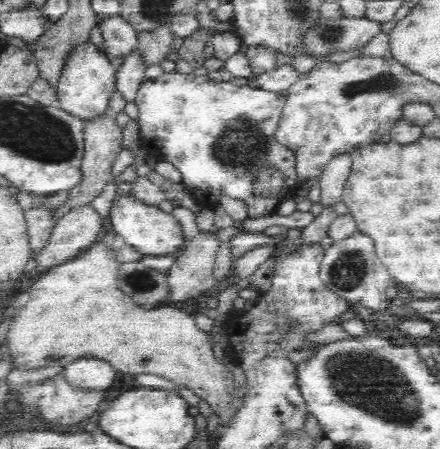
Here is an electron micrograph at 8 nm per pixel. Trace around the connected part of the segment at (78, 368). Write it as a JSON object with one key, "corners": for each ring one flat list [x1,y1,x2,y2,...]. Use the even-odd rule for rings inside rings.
{"corners":[[80,357,62,370,72,385,85,388,110,388,118,376,113,365,100,357]]}

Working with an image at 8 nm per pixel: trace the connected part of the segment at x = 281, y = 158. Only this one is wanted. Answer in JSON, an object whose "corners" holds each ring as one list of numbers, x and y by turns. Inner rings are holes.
{"corners":[[175,70,169,73,162,73,154,79,148,79,143,82,135,97,135,104,138,108,137,123,139,124,139,137,141,138,141,145,146,150,154,150,162,154,162,160,170,162,180,172,182,176,182,183,186,187,187,193,194,198,196,204,201,208,214,209,220,202,220,196,228,196,228,198,234,198,234,200,243,200,247,204,248,216,247,218,260,218,266,215,272,215,277,212,278,206,294,196,296,192,297,172,296,172,296,157,294,153,280,144,276,140,276,130,278,128,279,120,282,116,283,108,286,104,286,98,280,93,266,92,264,90,254,90,254,86,248,88,248,86,234,86,230,82,212,82,208,78,202,78,202,76,196,76,196,78,188,78,189,74,177,73],[262,166,271,166,271,168,277,168,282,173,282,186,279,188,280,193,272,193,269,195,254,195,252,193,252,186,254,186,254,176,256,172,262,168]]}

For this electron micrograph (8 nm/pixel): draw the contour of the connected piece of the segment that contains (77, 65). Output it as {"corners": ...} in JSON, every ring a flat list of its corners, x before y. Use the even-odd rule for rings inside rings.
{"corners":[[92,42,77,44,70,49,56,88,57,105,72,116,79,116,83,122,90,122,106,110,108,100,116,92,116,75,109,58]]}

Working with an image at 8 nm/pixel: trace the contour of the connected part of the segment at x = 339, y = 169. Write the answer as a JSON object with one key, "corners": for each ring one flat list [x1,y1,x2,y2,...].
{"corners":[[349,153,338,154,325,166,316,179,321,190,319,202,324,207,332,206,343,200,343,190,351,172,352,159]]}

